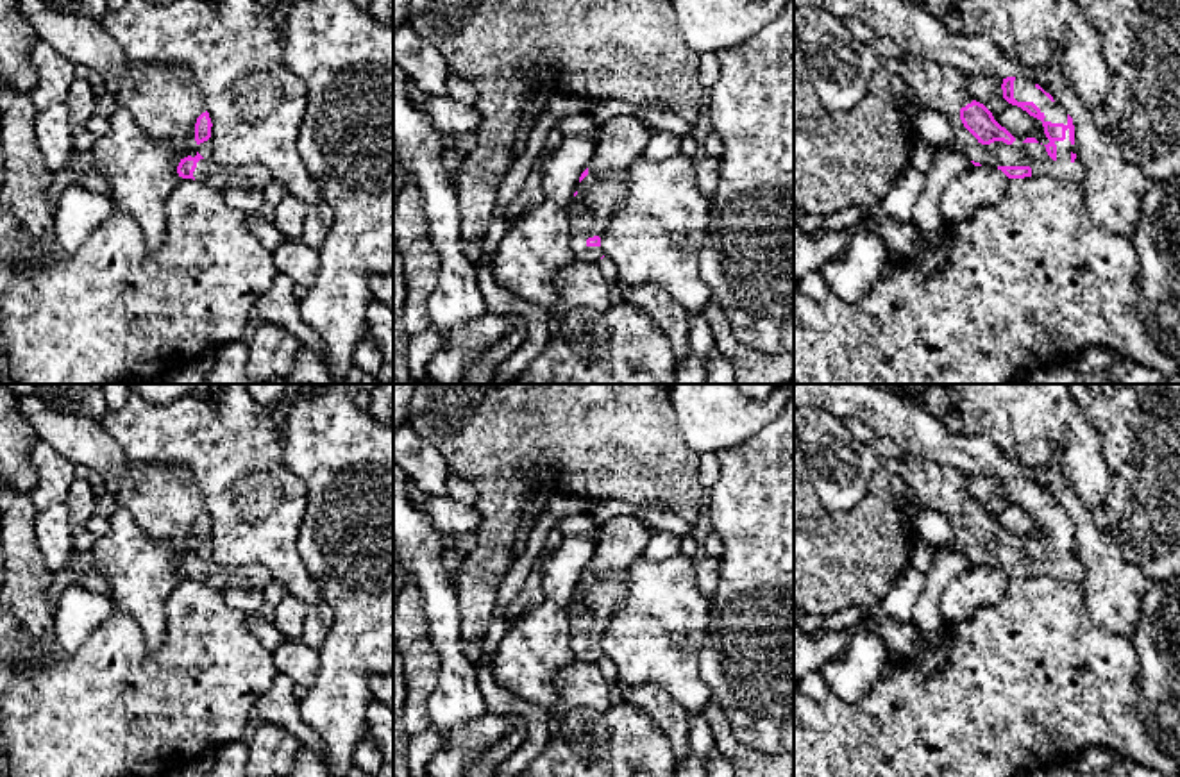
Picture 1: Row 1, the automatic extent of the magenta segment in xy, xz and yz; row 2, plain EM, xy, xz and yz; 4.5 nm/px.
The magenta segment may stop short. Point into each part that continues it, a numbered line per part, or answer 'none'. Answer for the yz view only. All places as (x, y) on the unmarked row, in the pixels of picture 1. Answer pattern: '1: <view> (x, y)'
1: yz (939, 488)

